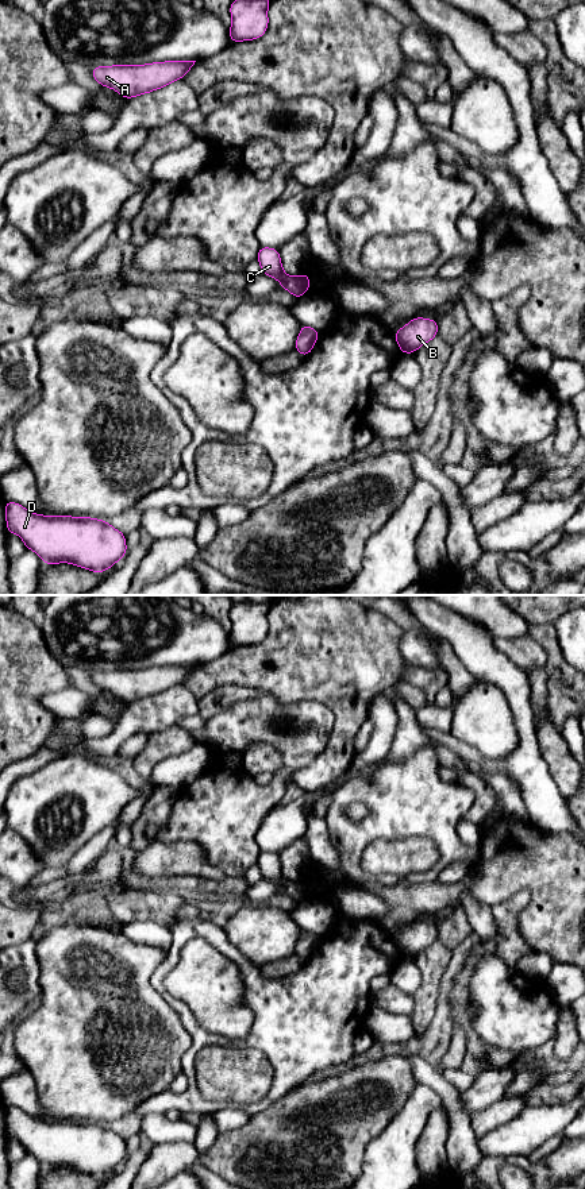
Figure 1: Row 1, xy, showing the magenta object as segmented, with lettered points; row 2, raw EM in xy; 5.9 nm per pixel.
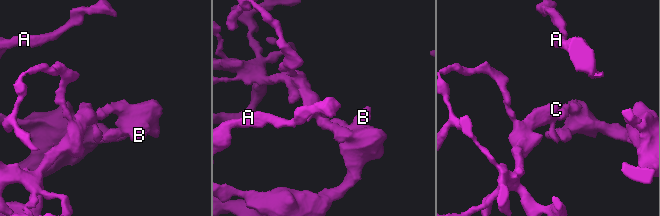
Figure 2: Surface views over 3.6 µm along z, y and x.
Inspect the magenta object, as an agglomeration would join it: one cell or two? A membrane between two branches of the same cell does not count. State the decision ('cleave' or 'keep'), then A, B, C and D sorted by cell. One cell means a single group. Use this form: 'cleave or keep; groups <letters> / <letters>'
cleave; groups A B / C D

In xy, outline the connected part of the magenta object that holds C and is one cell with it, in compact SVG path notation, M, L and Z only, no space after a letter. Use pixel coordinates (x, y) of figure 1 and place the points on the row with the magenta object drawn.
M261 247L257 259L262 269L262 273L277 279L282 289L286 289L295 296L295 298L303 297L303 292L299 286L299 277L286 275L282 269L280 252L277 248Z

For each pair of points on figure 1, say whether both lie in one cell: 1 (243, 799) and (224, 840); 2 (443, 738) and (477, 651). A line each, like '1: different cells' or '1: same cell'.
1: same cell
2: same cell

